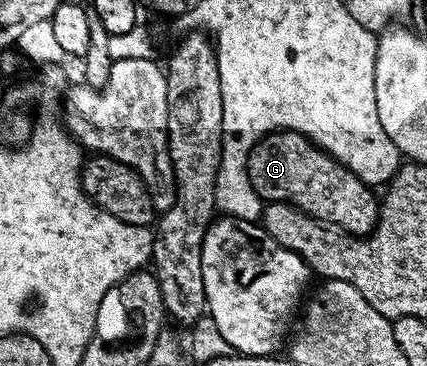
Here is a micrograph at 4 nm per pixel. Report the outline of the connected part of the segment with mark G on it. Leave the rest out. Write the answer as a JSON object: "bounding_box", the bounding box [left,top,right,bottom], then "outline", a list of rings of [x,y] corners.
{"bounding_box":[246,129,379,237],"outline":[[[277,129],[274,133],[261,137],[250,148],[246,167],[248,179],[264,203],[275,201],[294,205],[309,217],[333,225],[335,229],[350,233],[353,237],[368,237],[378,226],[379,194],[371,186],[365,185],[352,171],[348,171],[348,167],[344,167],[344,163],[337,161],[331,153],[326,153],[319,145],[315,145],[313,141],[309,141],[307,137],[296,131]]]}

